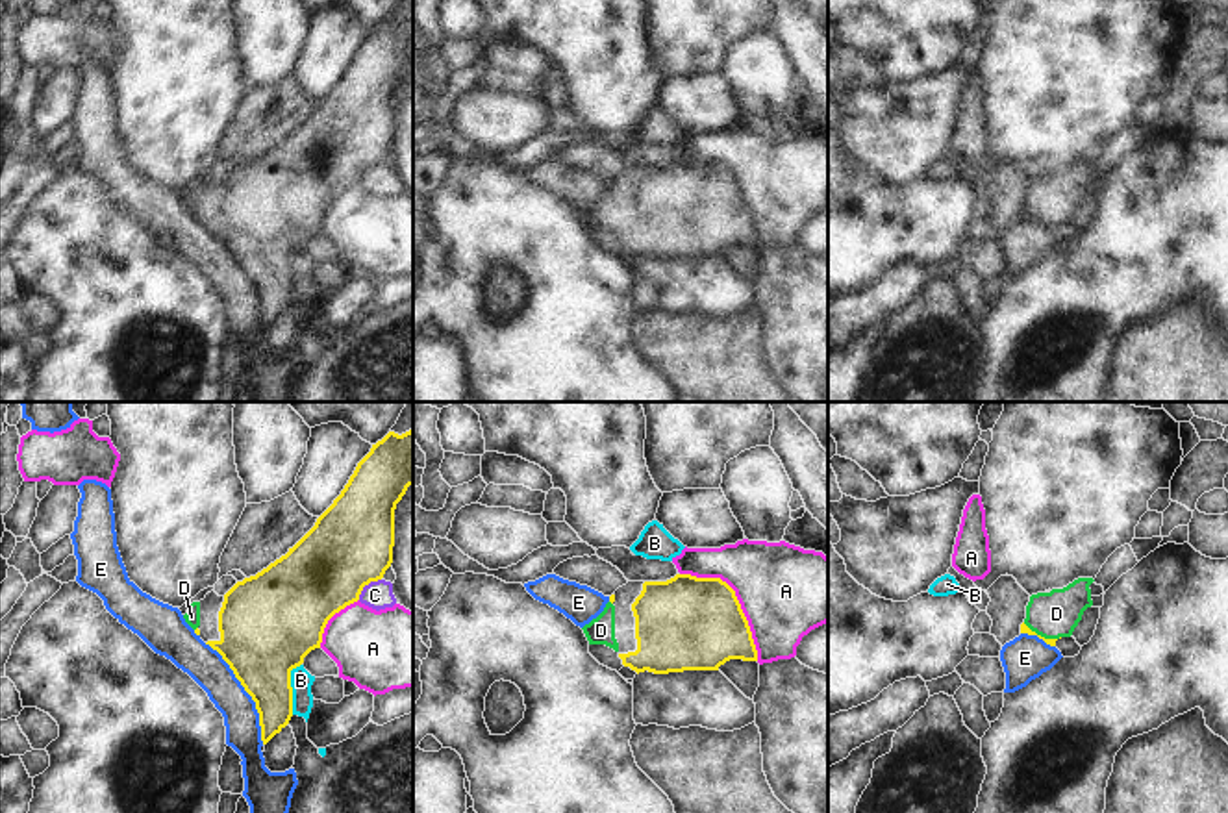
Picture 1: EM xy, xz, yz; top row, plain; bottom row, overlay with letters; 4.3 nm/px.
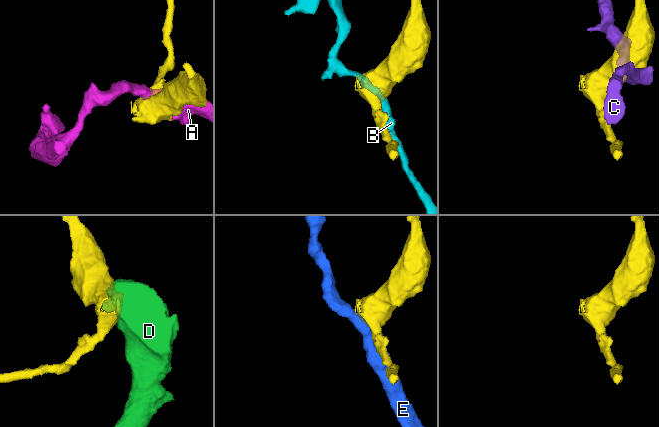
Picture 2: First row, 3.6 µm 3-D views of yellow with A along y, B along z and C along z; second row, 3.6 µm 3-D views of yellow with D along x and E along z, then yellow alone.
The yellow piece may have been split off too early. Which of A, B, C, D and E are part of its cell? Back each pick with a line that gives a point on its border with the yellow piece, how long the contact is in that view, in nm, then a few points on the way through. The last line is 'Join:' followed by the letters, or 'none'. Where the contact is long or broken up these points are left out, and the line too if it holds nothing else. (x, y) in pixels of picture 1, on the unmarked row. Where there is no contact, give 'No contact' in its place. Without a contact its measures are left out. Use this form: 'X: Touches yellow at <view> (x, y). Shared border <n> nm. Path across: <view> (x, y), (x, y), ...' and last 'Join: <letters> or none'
D: Touches yellow at yz (1040, 221). Shared border 180 nm. Path across: yz (1025, 213), (1040, 221), (1056, 199)
Join: D

